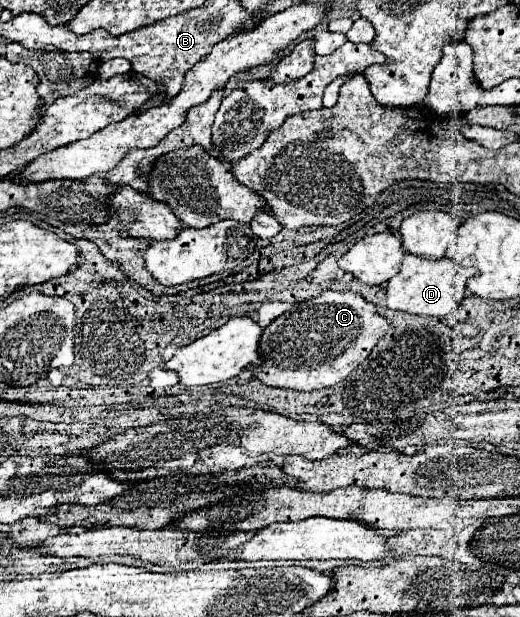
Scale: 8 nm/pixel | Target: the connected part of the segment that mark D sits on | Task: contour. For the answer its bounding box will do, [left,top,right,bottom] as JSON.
[386,255,476,315]

